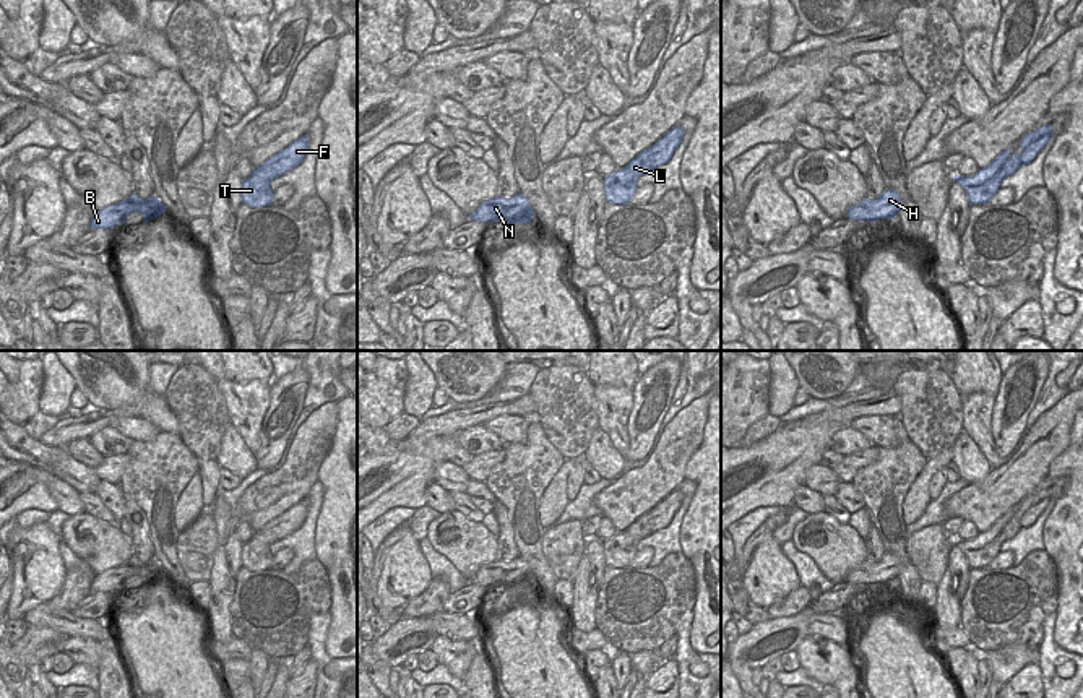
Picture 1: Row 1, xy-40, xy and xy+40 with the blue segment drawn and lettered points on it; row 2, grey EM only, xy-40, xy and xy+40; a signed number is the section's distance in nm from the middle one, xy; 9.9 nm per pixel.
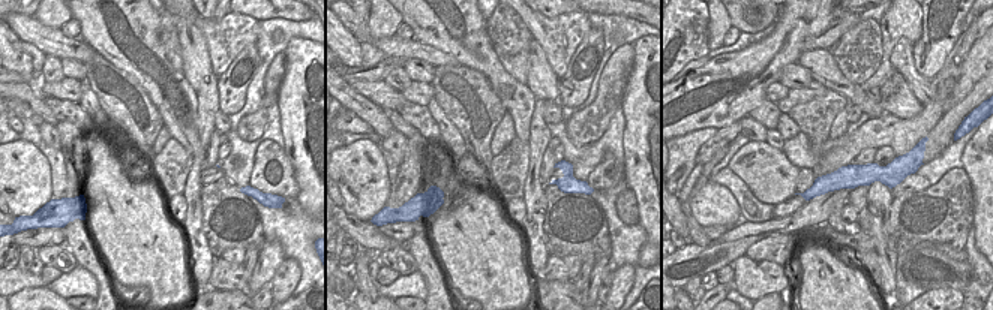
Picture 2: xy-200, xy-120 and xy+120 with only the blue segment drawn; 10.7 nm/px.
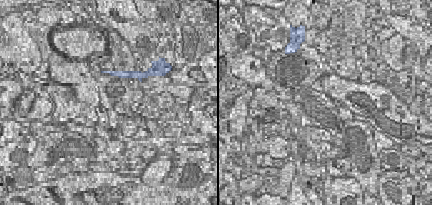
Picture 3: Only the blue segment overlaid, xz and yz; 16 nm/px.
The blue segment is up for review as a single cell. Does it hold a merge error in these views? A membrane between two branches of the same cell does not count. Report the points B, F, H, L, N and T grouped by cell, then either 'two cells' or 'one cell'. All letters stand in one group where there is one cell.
B H N T / F L; two cells

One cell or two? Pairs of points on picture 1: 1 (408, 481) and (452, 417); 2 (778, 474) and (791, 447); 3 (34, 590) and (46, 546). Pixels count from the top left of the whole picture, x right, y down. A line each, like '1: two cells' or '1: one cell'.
1: two cells
2: one cell
3: one cell

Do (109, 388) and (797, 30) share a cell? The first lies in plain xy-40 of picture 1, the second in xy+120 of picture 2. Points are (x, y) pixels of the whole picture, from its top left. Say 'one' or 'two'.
two

